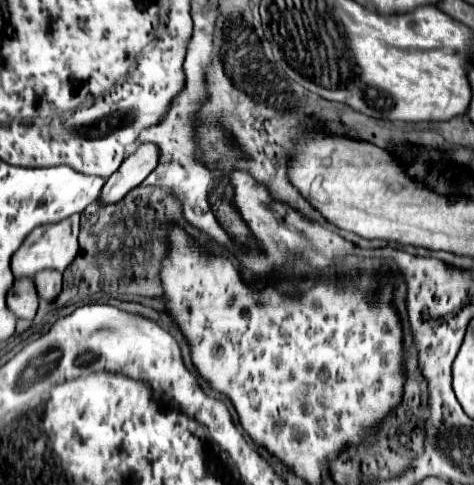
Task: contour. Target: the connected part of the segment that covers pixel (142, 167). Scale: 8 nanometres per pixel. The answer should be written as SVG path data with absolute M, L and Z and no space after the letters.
M152 143L138 145L118 167L118 171L104 183L100 203L118 203L132 187L138 187L156 167L158 149Z

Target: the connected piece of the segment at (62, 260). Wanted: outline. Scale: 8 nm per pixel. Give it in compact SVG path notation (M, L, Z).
M72 215L60 223L36 227L36 231L32 231L28 239L22 243L20 251L12 255L12 273L16 279L34 277L38 271L44 269L54 269L64 273L64 269L72 263L76 253L78 253L78 215Z

